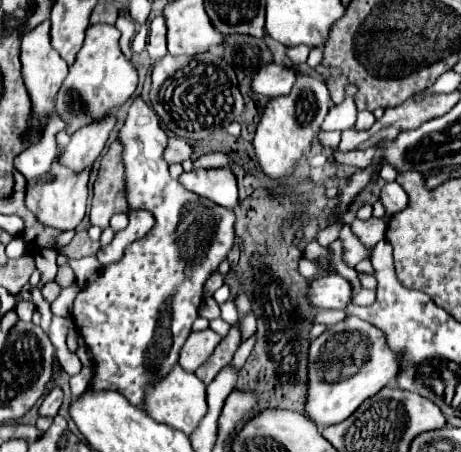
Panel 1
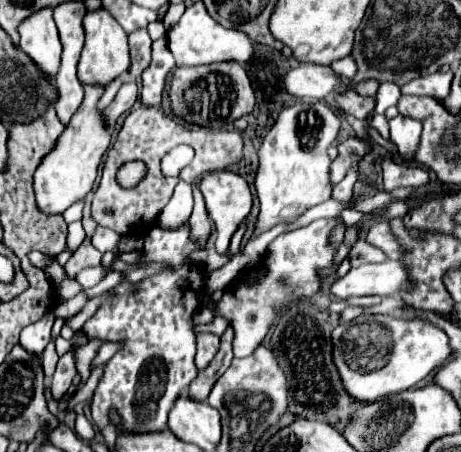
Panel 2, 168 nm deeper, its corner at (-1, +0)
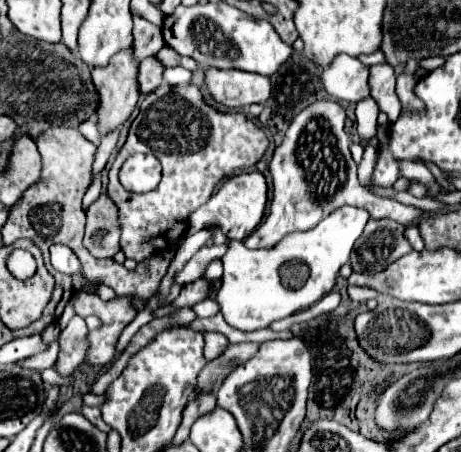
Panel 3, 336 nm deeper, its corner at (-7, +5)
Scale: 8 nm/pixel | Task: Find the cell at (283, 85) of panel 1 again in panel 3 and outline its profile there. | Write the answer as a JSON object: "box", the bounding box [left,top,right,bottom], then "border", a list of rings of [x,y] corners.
{"box":[321,54,369,102],"border":[[[341,54],[323,70],[321,82],[333,98],[359,102],[369,96],[369,66],[353,56]]]}

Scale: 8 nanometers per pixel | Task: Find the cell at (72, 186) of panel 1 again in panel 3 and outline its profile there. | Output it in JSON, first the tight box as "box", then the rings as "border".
{"box":[91,46,139,134],"border":[[[133,46],[127,50],[121,50],[119,54],[115,54],[115,58],[111,58],[111,62],[103,68],[93,68],[91,76],[93,76],[93,84],[99,92],[99,110],[97,110],[97,122],[101,124],[101,134],[107,134],[111,130],[115,130],[119,124],[123,124],[137,100],[139,100],[139,82],[137,82],[137,74],[139,74],[139,62],[133,56]]]}

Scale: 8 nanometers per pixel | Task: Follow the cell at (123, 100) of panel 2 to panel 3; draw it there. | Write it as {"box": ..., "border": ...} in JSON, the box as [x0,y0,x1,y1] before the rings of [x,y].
{"box":[139,54,165,94],"border":[[[155,54],[147,56],[141,62],[141,68],[139,68],[139,88],[141,88],[141,92],[149,94],[151,90],[159,88],[161,82],[163,82],[163,72],[165,72],[163,62]]]}

